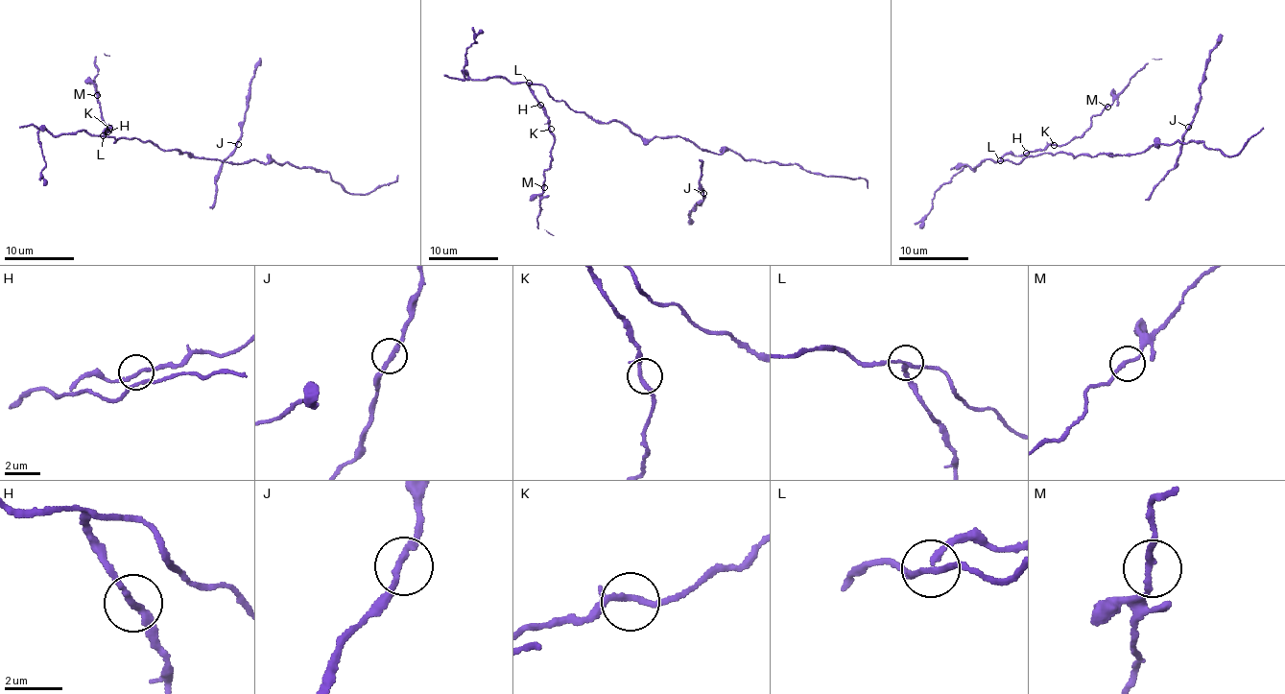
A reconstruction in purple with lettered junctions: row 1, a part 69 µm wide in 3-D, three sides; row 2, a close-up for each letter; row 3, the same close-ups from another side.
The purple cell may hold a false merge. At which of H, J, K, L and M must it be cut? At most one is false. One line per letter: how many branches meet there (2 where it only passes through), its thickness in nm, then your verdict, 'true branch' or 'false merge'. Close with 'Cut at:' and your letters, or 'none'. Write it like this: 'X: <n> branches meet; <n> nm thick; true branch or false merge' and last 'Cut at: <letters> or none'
H: 2 branches meet; 200 nm thick; true branch
J: 2 branches meet; 200 nm thick; true branch
K: 3 branches meet; 170 nm thick; true branch
L: 3 branches meet; 170 nm thick; false merge
M: 2 branches meet; 190 nm thick; true branch
Cut at: L

